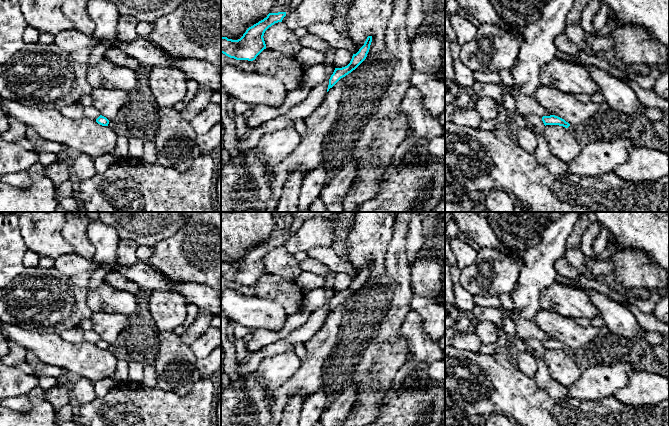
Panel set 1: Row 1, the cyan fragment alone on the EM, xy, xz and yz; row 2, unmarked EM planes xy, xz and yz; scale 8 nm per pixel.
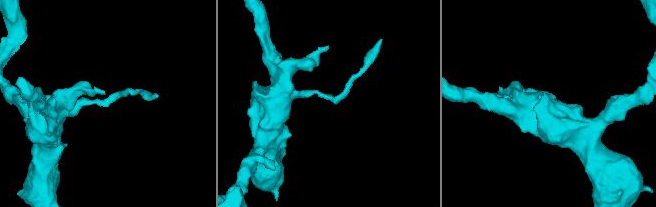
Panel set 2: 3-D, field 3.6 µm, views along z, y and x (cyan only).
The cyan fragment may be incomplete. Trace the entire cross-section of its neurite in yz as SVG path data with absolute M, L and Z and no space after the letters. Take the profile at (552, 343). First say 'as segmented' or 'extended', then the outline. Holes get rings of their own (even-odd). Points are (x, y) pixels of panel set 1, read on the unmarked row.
as segmented; M555 339L543 340L542 345L545 350L546 349L559 349L559 350L563 350L565 352L568 352L570 350L570 348L568 346L566 346L564 343L562 343L558 340L555 340Z

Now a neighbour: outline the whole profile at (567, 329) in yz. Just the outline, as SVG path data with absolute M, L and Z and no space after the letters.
M542 309L533 320L552 339L564 343L572 351L577 349L584 351L599 340L612 334L605 325L585 328L577 325L572 318Z

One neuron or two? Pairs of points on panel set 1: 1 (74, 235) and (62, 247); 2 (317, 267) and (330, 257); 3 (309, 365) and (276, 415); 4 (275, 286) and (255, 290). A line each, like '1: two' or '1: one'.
1: two
2: two
3: one
4: one

